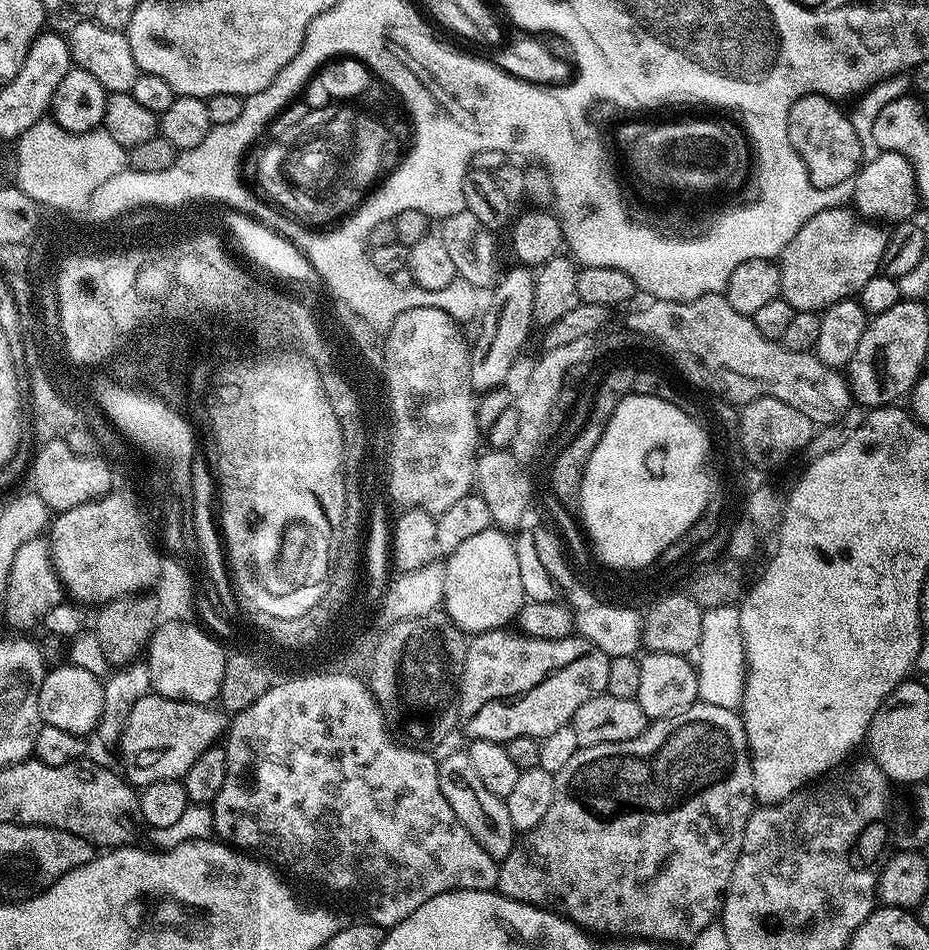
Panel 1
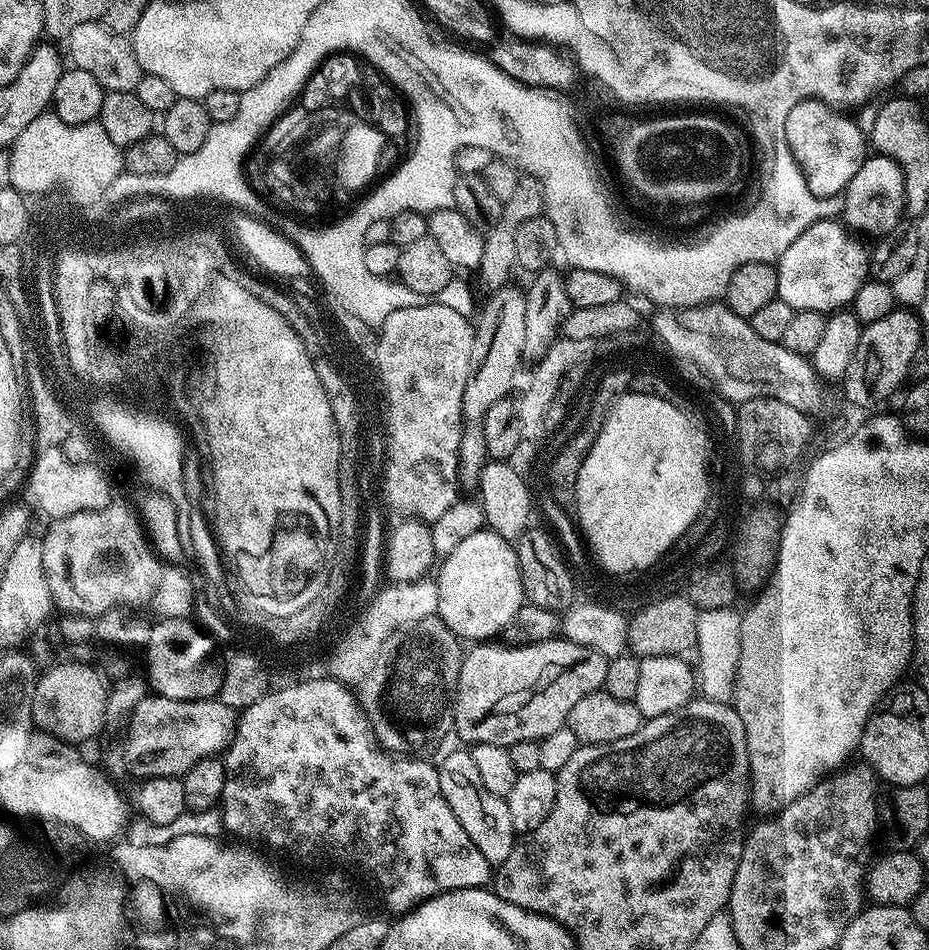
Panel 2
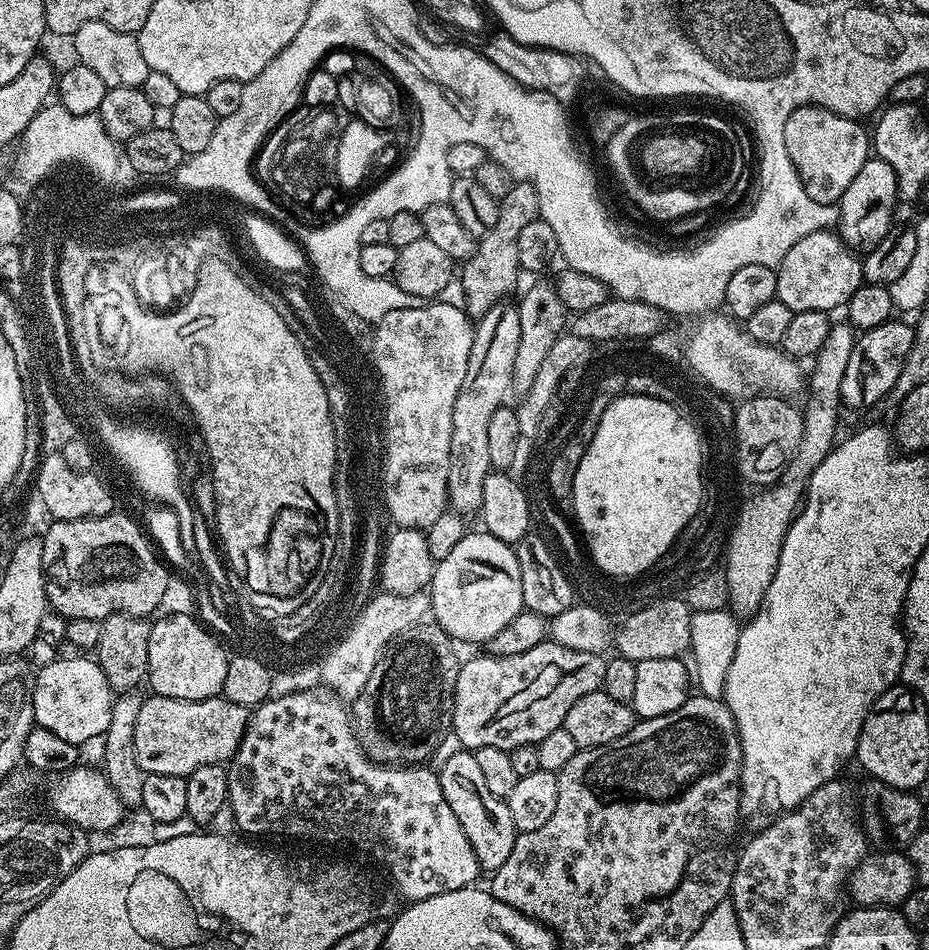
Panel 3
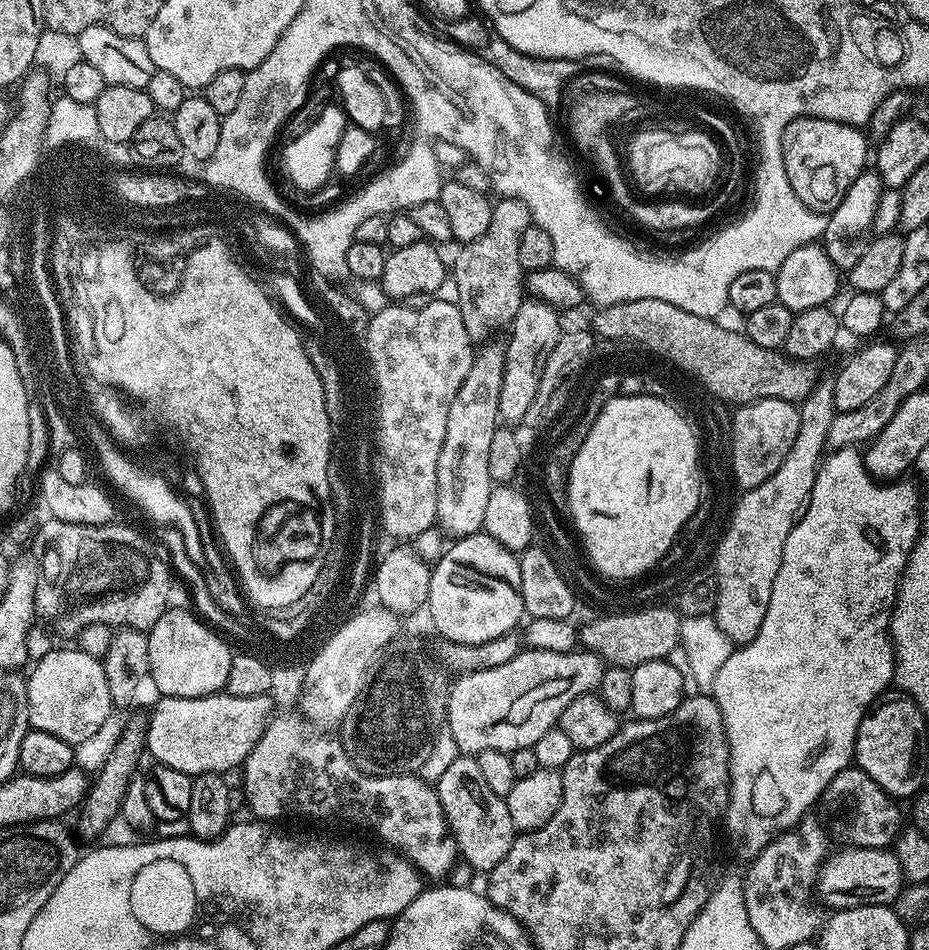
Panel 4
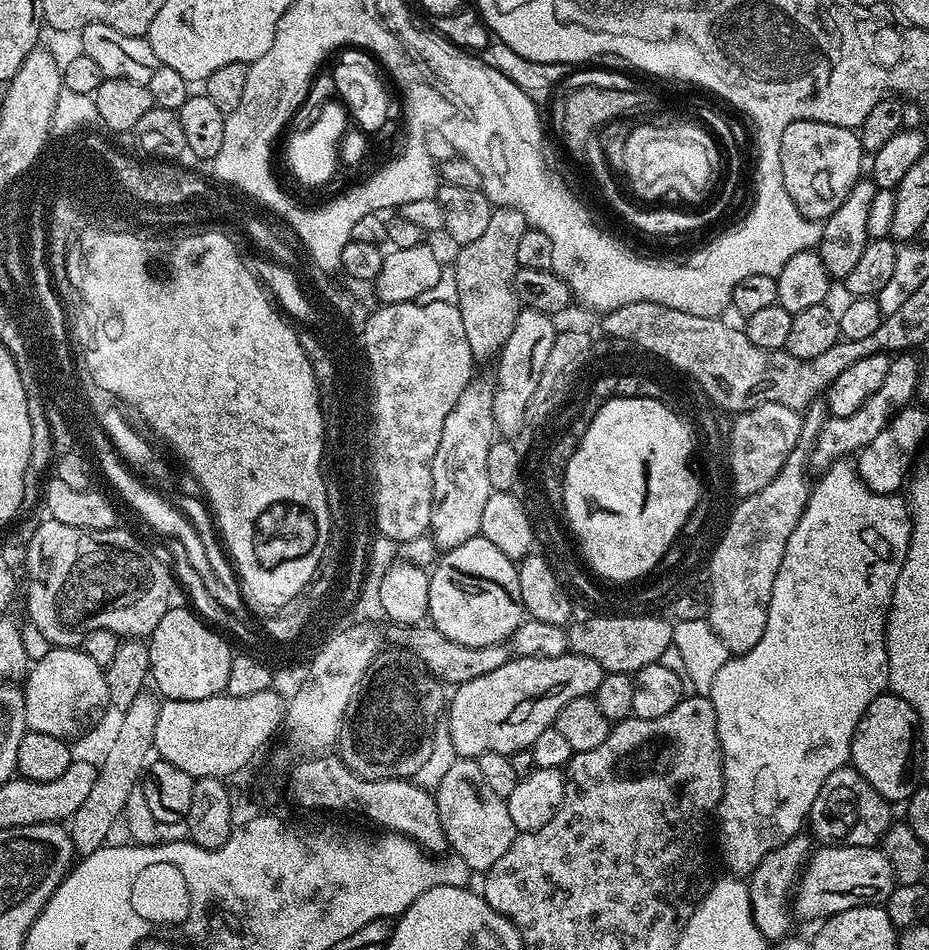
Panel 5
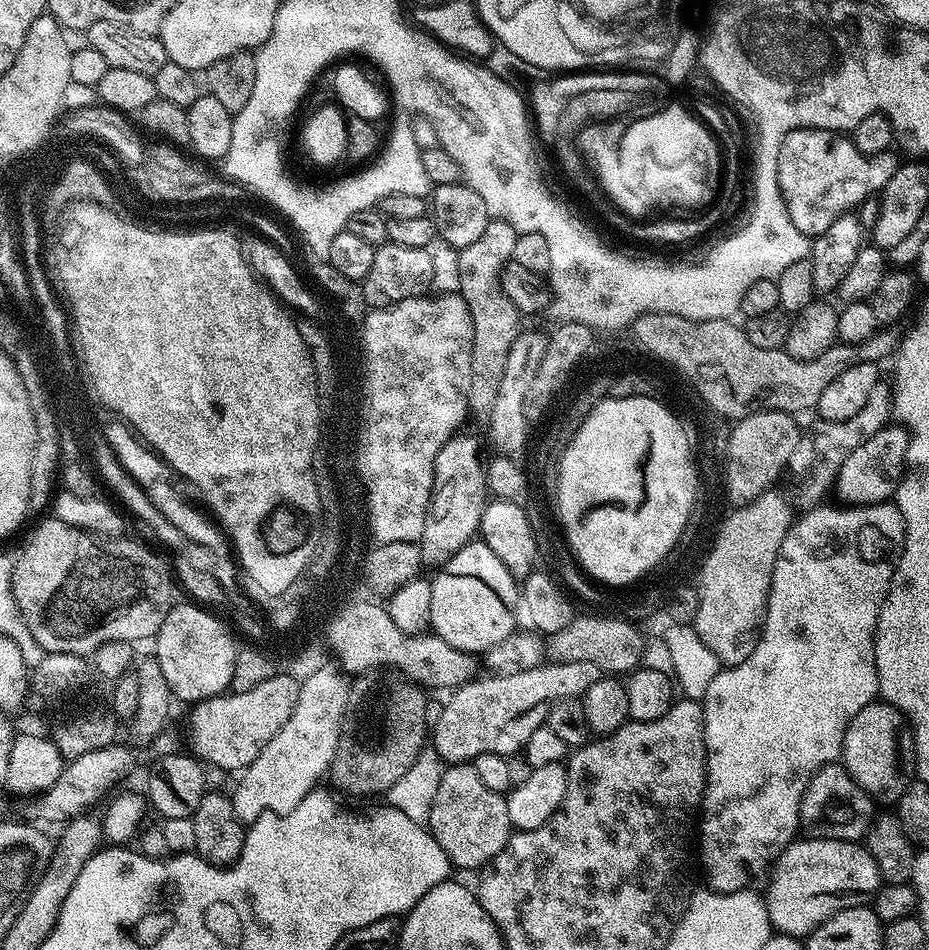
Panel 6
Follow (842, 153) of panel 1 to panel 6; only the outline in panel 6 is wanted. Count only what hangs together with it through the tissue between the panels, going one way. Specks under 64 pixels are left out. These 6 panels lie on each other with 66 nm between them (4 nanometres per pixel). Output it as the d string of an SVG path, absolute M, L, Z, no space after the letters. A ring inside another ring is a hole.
M802 127L782 138L778 152L778 182L786 202L790 222L802 230L806 238L815 238L840 218L863 202L867 196L879 193L885 186L884 176L892 171L892 160L879 160L862 155L847 135Z

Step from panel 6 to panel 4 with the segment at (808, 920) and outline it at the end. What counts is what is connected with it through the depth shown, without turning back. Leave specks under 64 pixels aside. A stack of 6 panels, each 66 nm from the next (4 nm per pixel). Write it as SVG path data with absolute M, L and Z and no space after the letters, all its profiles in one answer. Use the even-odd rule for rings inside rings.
M844 846L841 852L836 851L825 861L820 868L820 878L818 881L819 895L824 895L823 903L829 904L829 909L839 910L842 908L857 908L863 904L887 904L895 905L898 894L905 886L902 866L898 866L898 858L895 851L888 848L853 848Z

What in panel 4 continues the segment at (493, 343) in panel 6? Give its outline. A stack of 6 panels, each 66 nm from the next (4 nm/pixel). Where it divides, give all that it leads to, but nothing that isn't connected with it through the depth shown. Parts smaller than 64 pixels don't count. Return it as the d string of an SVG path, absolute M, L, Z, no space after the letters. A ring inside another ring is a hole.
M501 197L492 207L489 229L481 238L474 242L463 244L458 248L454 258L454 266L451 265L451 273L458 287L458 300L456 307L465 323L466 334L474 342L483 341L489 334L502 326L507 327L521 306L524 299L524 281L526 274L519 261L519 239L524 230L528 229L532 221L529 207L524 200L516 197Z

